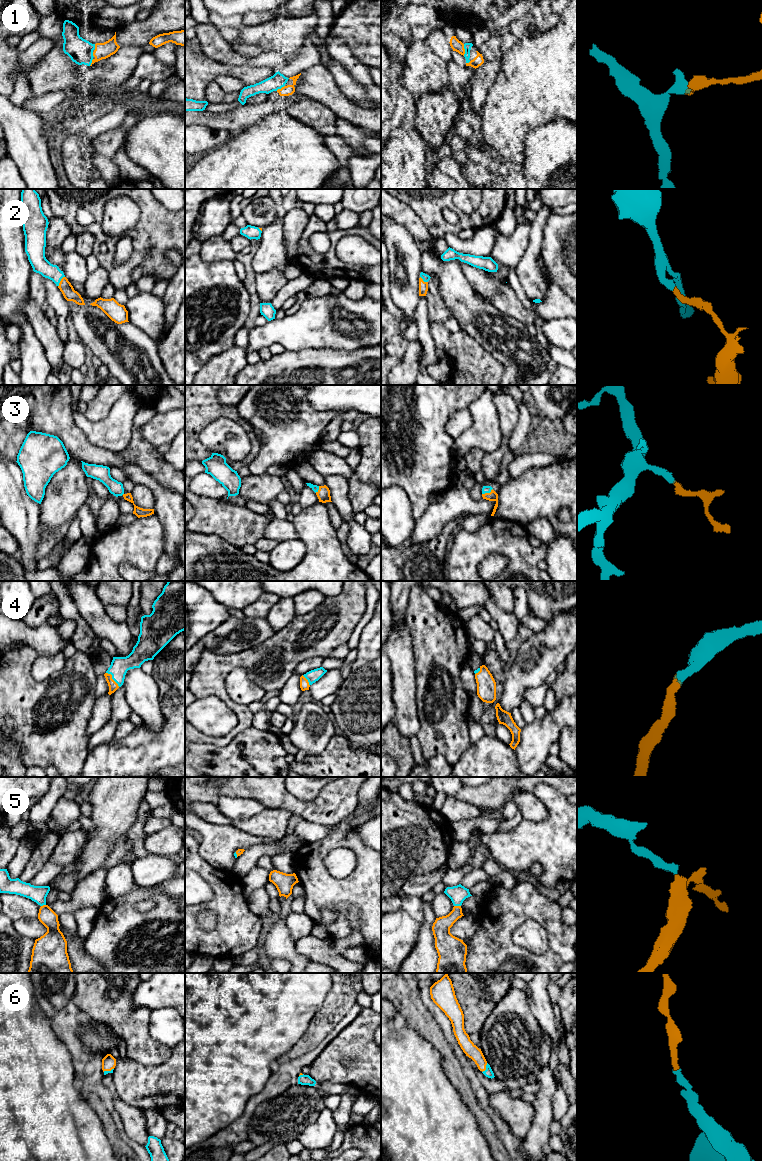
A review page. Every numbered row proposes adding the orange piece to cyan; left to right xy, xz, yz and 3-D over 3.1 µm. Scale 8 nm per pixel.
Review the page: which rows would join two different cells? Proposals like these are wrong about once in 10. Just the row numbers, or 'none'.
none

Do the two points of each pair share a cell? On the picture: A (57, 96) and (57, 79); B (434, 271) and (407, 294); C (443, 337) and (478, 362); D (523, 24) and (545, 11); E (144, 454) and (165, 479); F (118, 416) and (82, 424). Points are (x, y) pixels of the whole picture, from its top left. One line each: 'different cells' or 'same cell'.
A: different cells
B: different cells
C: same cell
D: same cell
E: same cell
F: same cell

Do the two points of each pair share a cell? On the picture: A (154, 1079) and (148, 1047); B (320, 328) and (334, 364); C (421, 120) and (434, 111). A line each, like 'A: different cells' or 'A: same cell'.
A: different cells
B: different cells
C: same cell

